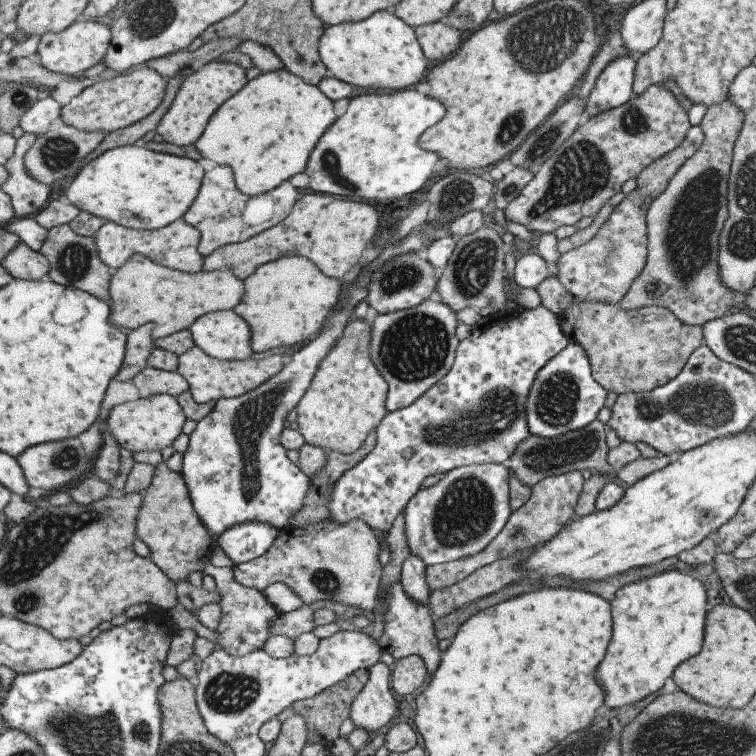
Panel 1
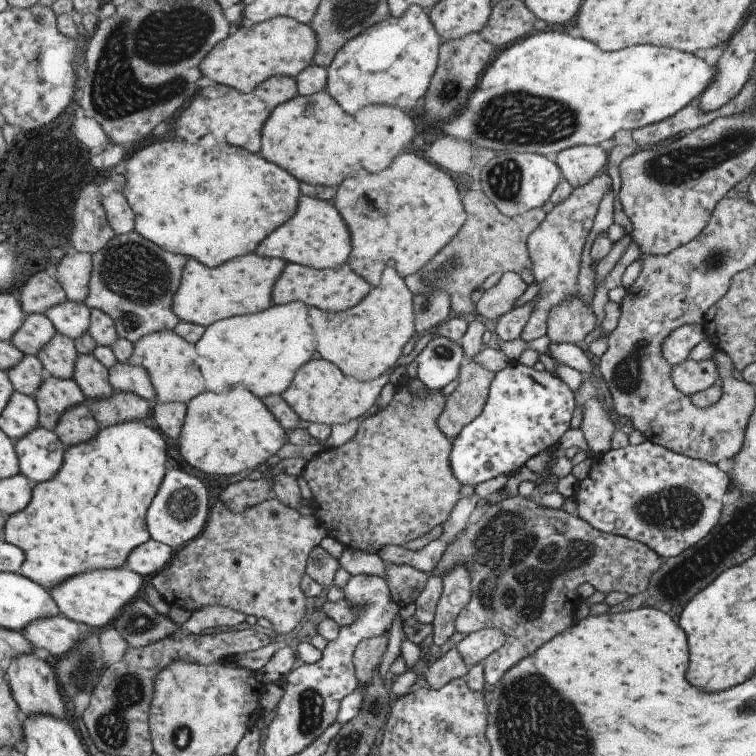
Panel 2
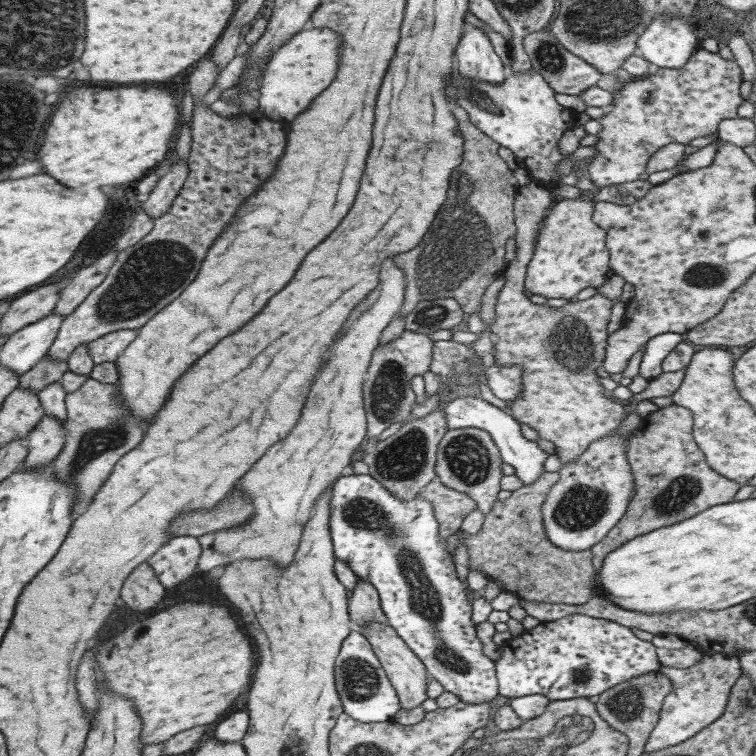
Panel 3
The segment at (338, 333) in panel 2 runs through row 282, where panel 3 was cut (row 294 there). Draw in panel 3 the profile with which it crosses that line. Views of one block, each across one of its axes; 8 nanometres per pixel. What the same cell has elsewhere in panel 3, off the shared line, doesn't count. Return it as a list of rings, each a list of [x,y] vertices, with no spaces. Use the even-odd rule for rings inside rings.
[[[393,256],[381,262],[377,298],[333,344],[331,356],[318,370],[309,388],[309,396],[301,408],[297,426],[293,426],[293,430],[289,430],[289,434],[278,440],[277,444],[273,444],[267,454],[263,454],[249,468],[249,472],[245,472],[236,482],[236,488],[243,490],[252,504],[250,518],[240,525],[196,538],[201,548],[197,573],[216,573],[241,558],[269,558],[277,566],[291,562],[305,523],[312,515],[314,502],[340,477],[343,466],[353,461],[359,442],[366,437],[362,384],[383,329],[403,304],[406,289],[404,276],[403,269],[397,268],[393,262]]]

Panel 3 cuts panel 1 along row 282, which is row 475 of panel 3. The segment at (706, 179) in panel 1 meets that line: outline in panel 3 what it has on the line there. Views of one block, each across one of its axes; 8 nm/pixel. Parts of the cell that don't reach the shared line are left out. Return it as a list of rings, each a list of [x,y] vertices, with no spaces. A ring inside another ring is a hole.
[[[668,404],[641,419],[637,430],[627,440],[626,459],[634,487],[626,511],[609,532],[590,549],[593,569],[603,566],[605,555],[624,542],[676,522],[691,518],[711,506],[732,501],[740,487],[709,468],[692,435],[692,414],[689,409]]]

